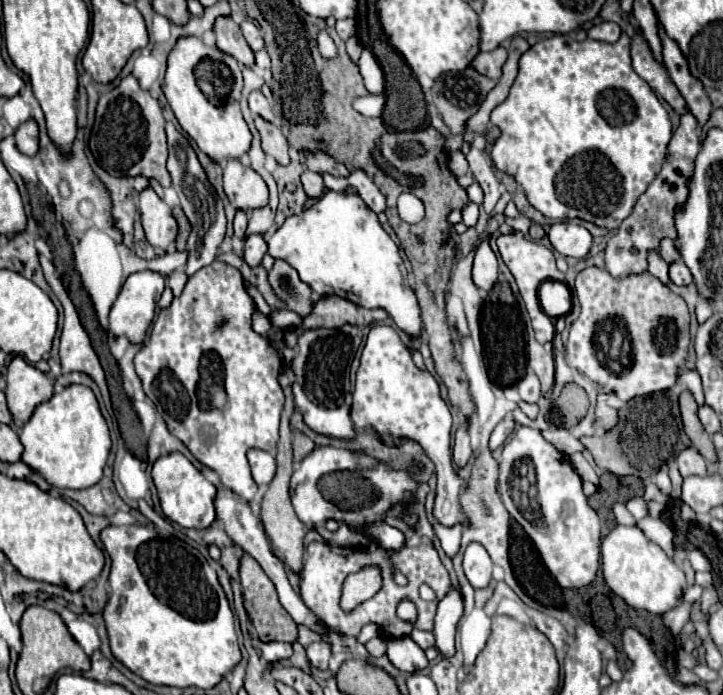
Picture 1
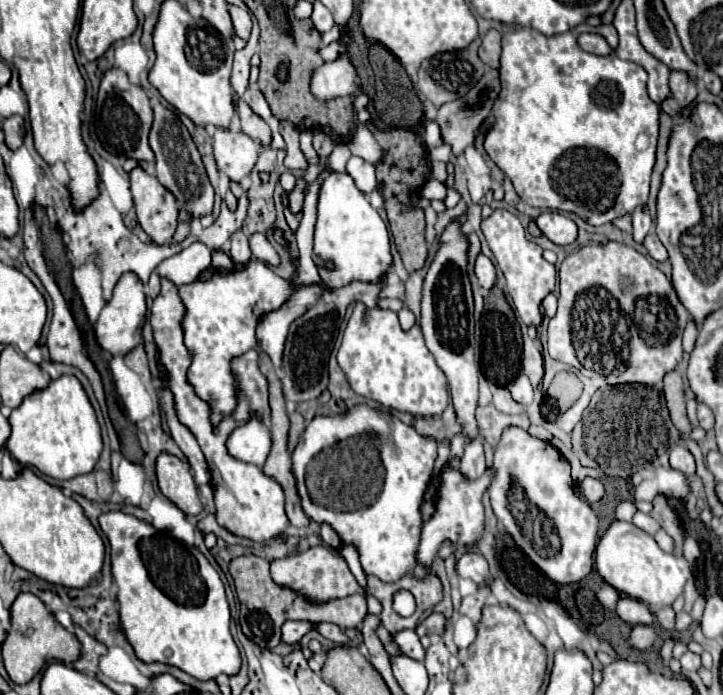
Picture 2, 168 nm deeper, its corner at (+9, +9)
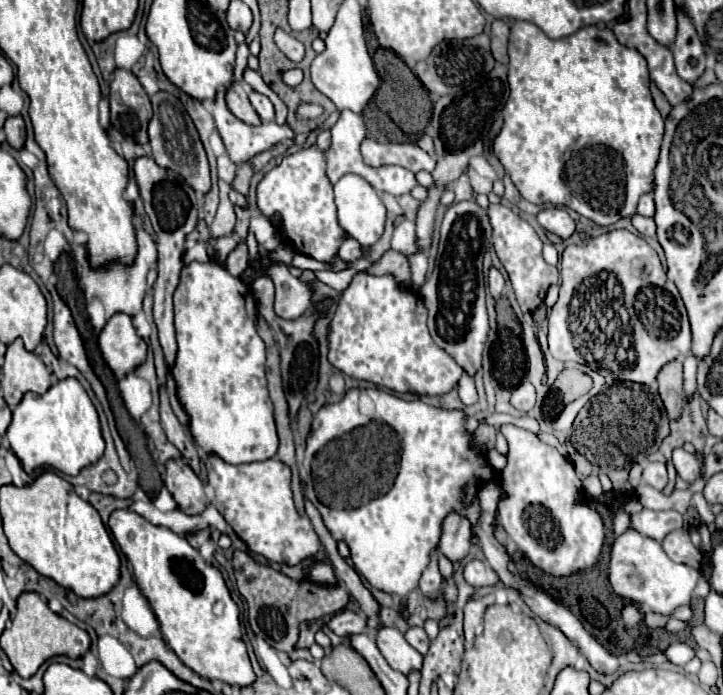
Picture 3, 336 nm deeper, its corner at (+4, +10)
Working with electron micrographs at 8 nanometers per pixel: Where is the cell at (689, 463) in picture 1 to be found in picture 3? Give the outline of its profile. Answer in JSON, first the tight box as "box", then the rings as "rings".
{"box":[672,448,700,484],"rings":[[[676,448],[674,454],[672,454],[672,462],[674,462],[676,472],[678,472],[678,476],[682,480],[686,480],[690,484],[694,480],[698,480],[698,476],[700,476],[700,464],[696,462],[696,456],[694,454],[686,452],[684,448]]]}

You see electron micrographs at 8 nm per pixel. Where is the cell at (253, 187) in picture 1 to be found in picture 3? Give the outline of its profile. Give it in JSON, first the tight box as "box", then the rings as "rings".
{"box":[214,94,294,164],"rings":[[[218,94],[214,102],[216,130],[222,136],[226,152],[234,164],[250,162],[262,150],[270,150],[274,144],[293,139],[294,132],[289,126],[278,126],[276,122],[262,126],[248,126],[238,120],[226,106],[224,94]]]}

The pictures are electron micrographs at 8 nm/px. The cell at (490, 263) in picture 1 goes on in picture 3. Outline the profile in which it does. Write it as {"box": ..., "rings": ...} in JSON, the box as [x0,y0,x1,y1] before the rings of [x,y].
{"box":[488,266,504,298],"rings":[[[494,266],[488,270],[488,288],[490,288],[490,294],[492,294],[494,298],[500,298],[500,296],[502,296],[504,278],[502,278],[502,274],[500,274]]]}

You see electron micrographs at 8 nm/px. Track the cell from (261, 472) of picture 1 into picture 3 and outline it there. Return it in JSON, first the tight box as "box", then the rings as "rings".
{"box":[172,262,278,464],"rings":[[[192,262],[182,268],[180,284],[174,292],[174,326],[178,340],[178,358],[172,368],[178,398],[186,412],[190,412],[190,432],[194,442],[208,454],[218,454],[228,464],[262,462],[276,454],[278,434],[272,414],[272,402],[266,388],[264,372],[264,342],[256,332],[256,300],[250,294],[252,288],[232,276],[218,262]]]}

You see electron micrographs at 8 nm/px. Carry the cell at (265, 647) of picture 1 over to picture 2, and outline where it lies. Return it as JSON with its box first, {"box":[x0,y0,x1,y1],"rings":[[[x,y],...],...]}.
{"box":[281,621,315,643],"rings":[[[285,621],[283,629],[281,629],[281,637],[285,643],[299,643],[301,637],[305,633],[309,633],[311,629],[315,629],[313,621]]]}

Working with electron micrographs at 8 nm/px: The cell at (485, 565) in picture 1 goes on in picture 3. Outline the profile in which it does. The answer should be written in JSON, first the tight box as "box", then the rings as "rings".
{"box":[464,560,498,588],"rings":[[[470,560],[464,566],[464,578],[474,588],[494,586],[498,582],[498,574],[486,562],[482,562],[482,560]]]}

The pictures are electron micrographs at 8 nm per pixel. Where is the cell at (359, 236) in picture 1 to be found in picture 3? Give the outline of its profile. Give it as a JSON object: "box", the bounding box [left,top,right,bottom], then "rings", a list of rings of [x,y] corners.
{"box":[334,174,386,248],"rings":[[[346,174],[334,184],[334,202],[338,210],[338,224],[340,228],[354,240],[360,242],[360,248],[372,248],[384,234],[386,224],[386,208],[378,196],[378,192],[360,176]]]}

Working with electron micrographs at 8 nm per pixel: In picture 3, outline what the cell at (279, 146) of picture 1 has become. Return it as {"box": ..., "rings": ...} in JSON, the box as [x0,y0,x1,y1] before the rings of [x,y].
{"box":[226,84,262,126],"rings":[[[232,84],[232,86],[228,88],[226,104],[228,104],[230,112],[232,112],[238,120],[242,120],[242,122],[246,122],[246,124],[250,124],[250,126],[260,126],[260,124],[262,124],[262,120],[258,120],[258,114],[254,112],[254,108],[250,108],[248,94],[244,92],[244,88],[242,88],[240,84]]]}

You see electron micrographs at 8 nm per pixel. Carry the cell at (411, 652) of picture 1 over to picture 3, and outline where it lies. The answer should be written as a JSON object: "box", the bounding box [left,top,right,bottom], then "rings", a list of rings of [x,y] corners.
{"box":[406,626,430,656],"rings":[[[416,626],[408,628],[408,632],[406,632],[406,640],[408,640],[408,644],[410,644],[412,648],[416,648],[422,656],[428,652],[428,644],[430,644],[430,640],[428,640],[424,628],[416,628]]]}

